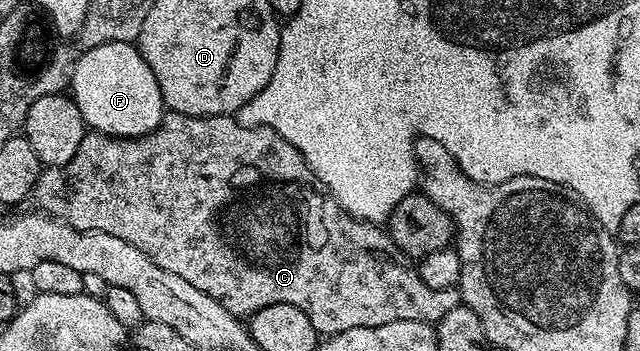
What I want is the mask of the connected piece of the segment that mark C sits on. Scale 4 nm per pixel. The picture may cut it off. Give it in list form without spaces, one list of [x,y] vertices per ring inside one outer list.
[[[168,112],[163,121],[151,133],[140,137],[110,137],[108,133],[84,132],[81,147],[77,147],[77,155],[64,165],[53,165],[44,168],[39,174],[33,201],[44,213],[59,217],[78,229],[85,231],[105,231],[105,235],[117,235],[117,239],[125,239],[125,243],[133,243],[137,251],[145,251],[157,267],[165,267],[165,271],[173,271],[173,275],[181,275],[181,279],[193,283],[197,291],[205,291],[225,311],[240,319],[249,319],[257,311],[274,305],[297,307],[309,315],[309,323],[313,323],[316,333],[330,335],[341,331],[353,331],[353,327],[381,327],[381,323],[397,323],[401,319],[434,323],[441,315],[453,311],[453,307],[461,304],[458,288],[435,290],[422,281],[416,262],[406,257],[393,243],[386,228],[370,221],[360,221],[352,213],[346,213],[339,200],[327,192],[325,186],[315,177],[315,172],[289,139],[285,139],[275,129],[267,129],[264,125],[249,127],[243,125],[234,116],[226,117],[190,117],[180,113]]]

